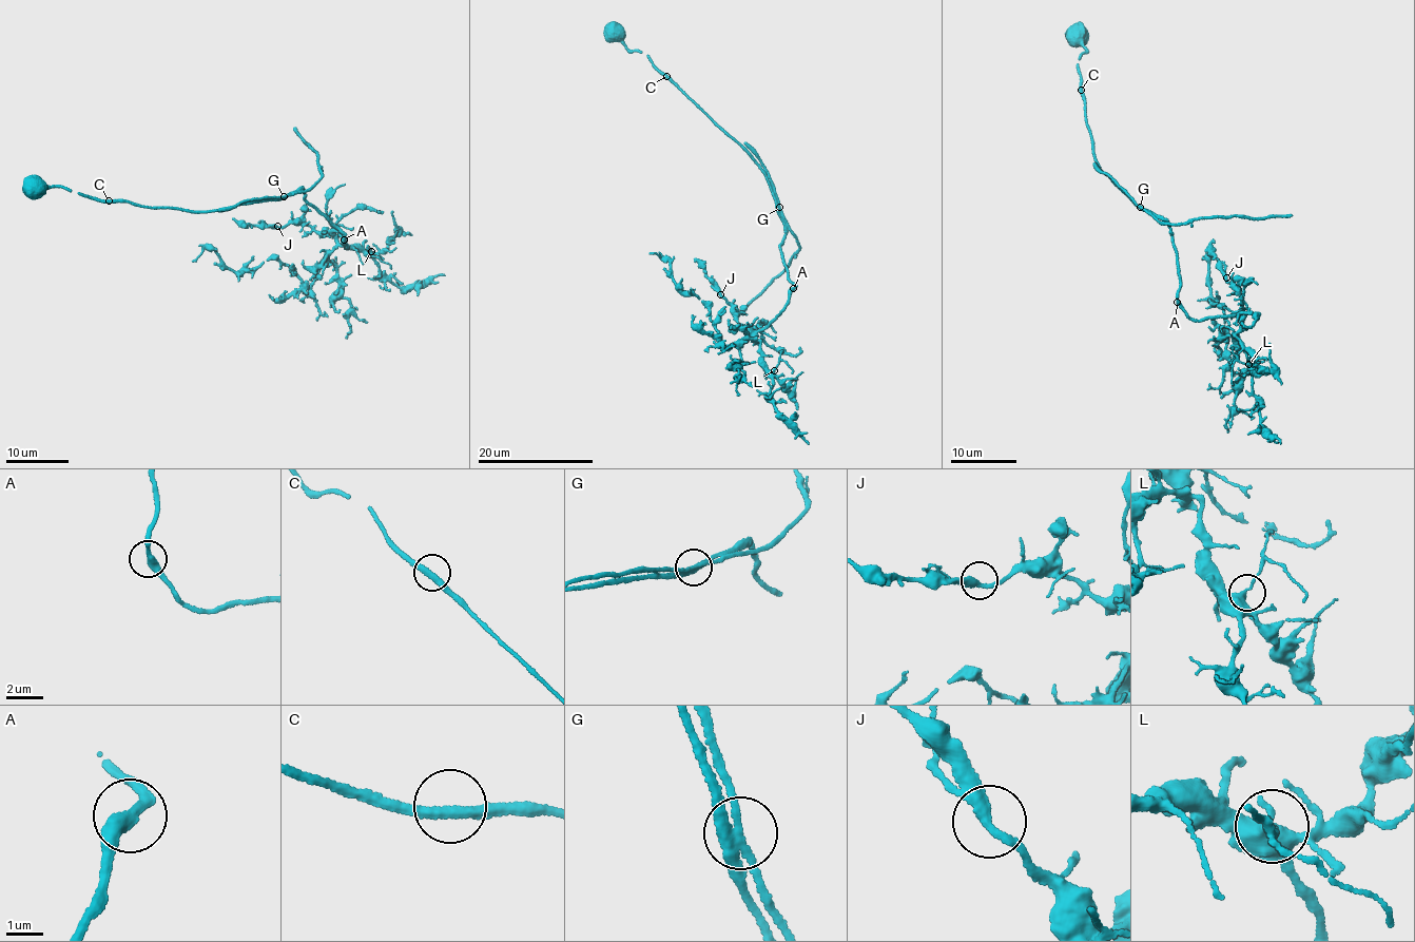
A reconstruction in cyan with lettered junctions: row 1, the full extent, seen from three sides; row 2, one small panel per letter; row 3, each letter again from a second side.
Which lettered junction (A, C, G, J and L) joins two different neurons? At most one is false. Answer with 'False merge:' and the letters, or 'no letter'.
False merge: G

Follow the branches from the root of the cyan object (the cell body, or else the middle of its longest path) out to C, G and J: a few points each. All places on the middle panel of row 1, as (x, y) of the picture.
C: (614, 35), (631, 50), (647, 55), (657, 69), (666, 76)
G: (614, 35), (631, 50), (647, 55), (657, 69), (666, 74), (718, 127), (736, 139), (763, 171), (779, 207)
J: (614, 35), (647, 55), (768, 180), (795, 286), (788, 304), (755, 331), (720, 294)

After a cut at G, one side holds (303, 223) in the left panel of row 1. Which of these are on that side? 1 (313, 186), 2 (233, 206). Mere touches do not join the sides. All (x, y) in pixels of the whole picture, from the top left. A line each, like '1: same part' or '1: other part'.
1: other part
2: other part

